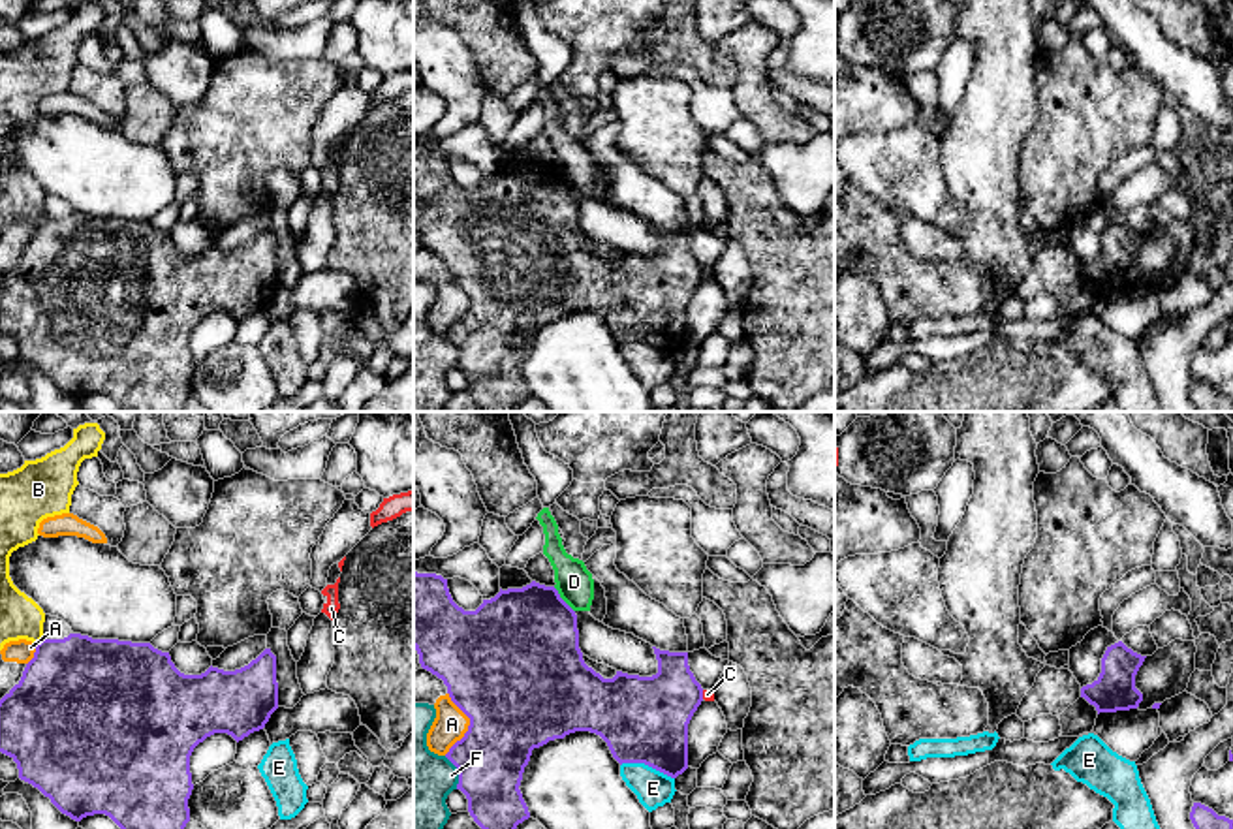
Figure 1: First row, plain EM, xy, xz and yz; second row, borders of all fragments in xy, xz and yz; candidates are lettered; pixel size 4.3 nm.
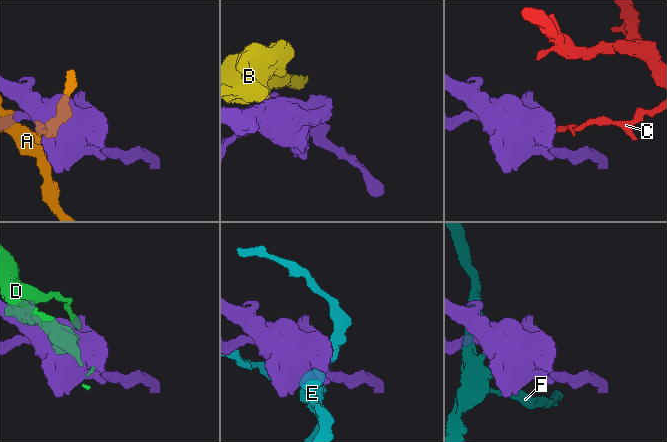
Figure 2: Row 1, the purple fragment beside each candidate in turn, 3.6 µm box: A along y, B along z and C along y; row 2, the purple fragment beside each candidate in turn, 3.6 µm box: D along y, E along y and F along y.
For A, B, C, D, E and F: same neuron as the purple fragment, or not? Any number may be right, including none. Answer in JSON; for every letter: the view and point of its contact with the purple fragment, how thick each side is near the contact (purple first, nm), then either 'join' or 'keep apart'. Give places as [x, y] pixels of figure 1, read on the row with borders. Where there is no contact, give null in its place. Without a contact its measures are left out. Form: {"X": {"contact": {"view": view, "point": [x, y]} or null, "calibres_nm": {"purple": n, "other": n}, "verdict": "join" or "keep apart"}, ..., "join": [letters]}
{"A": {"contact": {"view": "xz", "point": [470, 724]}, "calibres_nm": {"purple": 480, "other": 140}, "verdict": "keep apart"}, "B": {"contact": {"view": "xy", "point": [40, 641]}, "calibres_nm": {"purple": 440, "other": 180}, "verdict": "keep apart"}, "C": {"contact": {"view": "xz", "point": [702, 694]}, "calibres_nm": {"purple": 340, "other": 50}, "verdict": "keep apart"}, "D": {"contact": {"view": "xz", "point": [562, 600]}, "calibres_nm": {"purple": 480, "other": 160}, "verdict": "keep apart"}, "E": {"contact": {"view": "xz", "point": [647, 764]}, "calibres_nm": {"purple": 360, "other": 160}, "verdict": "keep apart"}, "F": {"contact": {"view": "xz", "point": [459, 773]}, "calibres_nm": {"purple": 300, "other": 300}, "verdict": "keep apart"}, "join": []}

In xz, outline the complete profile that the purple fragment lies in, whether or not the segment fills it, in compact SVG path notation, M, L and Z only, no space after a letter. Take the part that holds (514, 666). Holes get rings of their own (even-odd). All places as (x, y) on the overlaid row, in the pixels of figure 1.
M414 568L414 649L419 654L421 667L444 680L451 701L470 718L468 731L464 733L460 741L457 741L449 748L445 758L457 767L459 771L457 790L460 790L466 795L468 812L481 829L517 829L519 823L530 818L528 806L523 799L519 786L523 780L524 767L530 761L532 750L547 744L549 741L564 739L566 735L575 733L575 731L590 731L590 733L600 735L607 743L613 758L620 765L622 763L645 763L671 778L677 778L688 769L688 724L703 701L703 688L695 680L694 673L690 671L688 652L669 652L669 650L660 650L652 647L656 660L658 660L656 675L639 677L639 675L628 675L628 673L616 671L613 679L603 679L600 673L596 673L592 667L585 664L583 652L579 649L577 615L560 598L554 587L545 587L545 585L532 581L530 585L523 588L507 588L507 590L500 588L500 592L494 598L483 600L483 603L476 611L464 611L453 602L449 588L447 588L447 579L436 573L417 573Z

